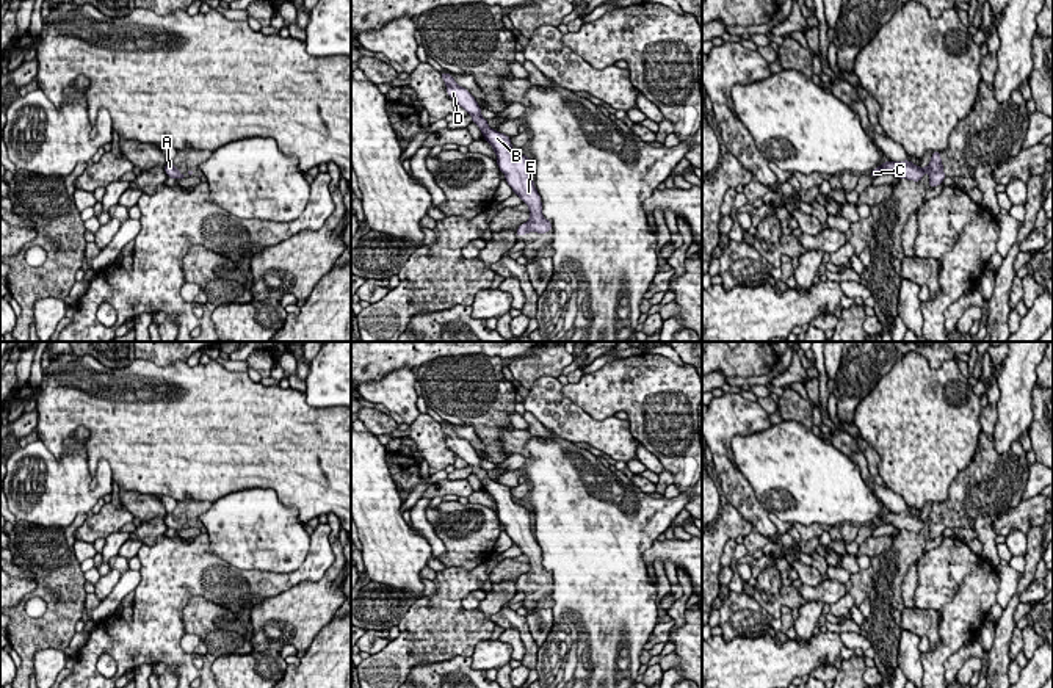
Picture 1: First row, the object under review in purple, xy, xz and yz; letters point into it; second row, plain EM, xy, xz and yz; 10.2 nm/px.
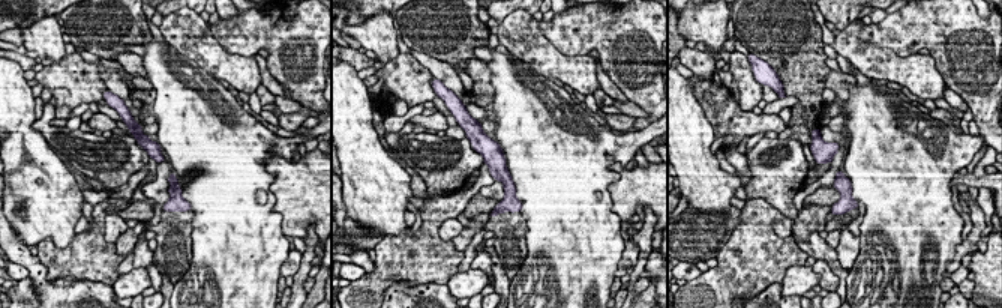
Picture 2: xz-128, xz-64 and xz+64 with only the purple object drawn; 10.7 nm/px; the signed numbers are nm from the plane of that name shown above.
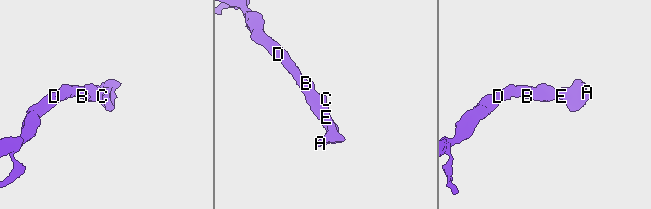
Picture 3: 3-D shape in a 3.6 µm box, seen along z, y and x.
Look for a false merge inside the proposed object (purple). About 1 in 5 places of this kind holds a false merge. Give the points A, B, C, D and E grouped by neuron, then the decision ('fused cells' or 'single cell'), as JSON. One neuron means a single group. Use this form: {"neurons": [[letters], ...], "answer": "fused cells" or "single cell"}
{"neurons": [["A", "B", "C", "D", "E"]], "answer": "single cell"}

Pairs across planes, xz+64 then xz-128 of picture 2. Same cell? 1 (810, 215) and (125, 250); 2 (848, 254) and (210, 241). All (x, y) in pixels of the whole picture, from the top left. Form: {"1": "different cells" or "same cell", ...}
{"1": "same cell", "2": "different cells"}

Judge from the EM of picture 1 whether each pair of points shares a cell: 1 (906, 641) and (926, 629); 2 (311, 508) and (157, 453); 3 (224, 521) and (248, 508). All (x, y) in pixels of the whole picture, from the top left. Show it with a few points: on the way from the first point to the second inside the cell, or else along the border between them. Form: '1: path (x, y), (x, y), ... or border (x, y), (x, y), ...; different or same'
1: border (903, 629), (919, 637); different
2: path (273, 469), (257, 453), (196, 453); same
3: path (231, 521), (242, 514); same

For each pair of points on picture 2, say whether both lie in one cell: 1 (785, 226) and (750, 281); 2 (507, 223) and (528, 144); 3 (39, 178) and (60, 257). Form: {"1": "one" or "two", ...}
{"1": "two", "2": "two", "3": "two"}

